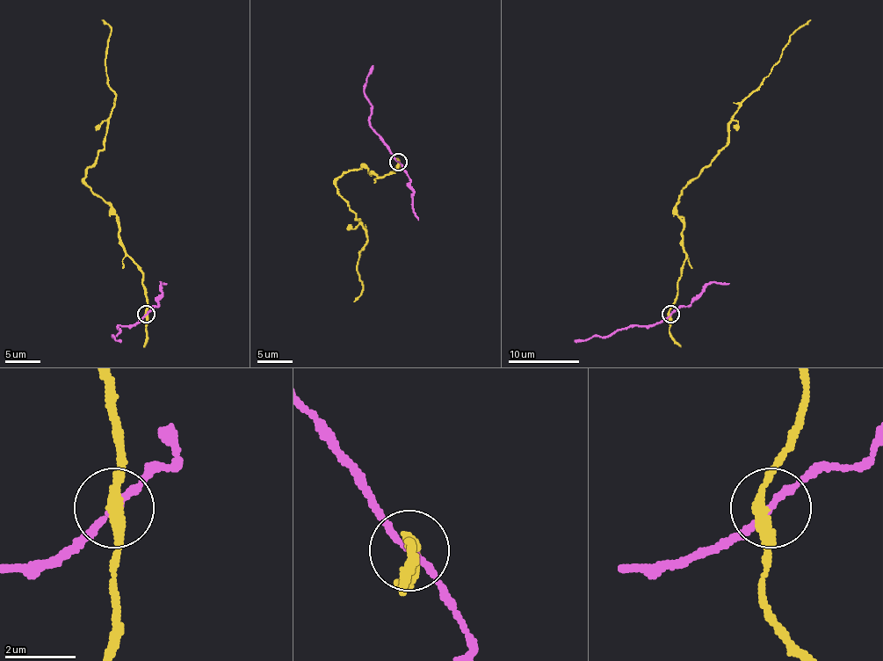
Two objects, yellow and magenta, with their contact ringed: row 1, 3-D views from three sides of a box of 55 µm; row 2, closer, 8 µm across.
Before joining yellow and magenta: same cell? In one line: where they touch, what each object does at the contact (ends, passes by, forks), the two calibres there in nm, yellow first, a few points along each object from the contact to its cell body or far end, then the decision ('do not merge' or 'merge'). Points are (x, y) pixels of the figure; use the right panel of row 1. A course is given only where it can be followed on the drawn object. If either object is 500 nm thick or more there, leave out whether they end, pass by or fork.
place (670, 314); yellow passes by; magenta passes by; calibres 280 and 170 nm; course yellow (670, 315), (686, 256), (676, 208), (681, 191), (725, 147), (730, 119), (792, 33), (810, 19); course magenta (670, 315), (653, 325), (630, 327), (614, 330), (606, 336), (592, 336), (575, 341); do not merge

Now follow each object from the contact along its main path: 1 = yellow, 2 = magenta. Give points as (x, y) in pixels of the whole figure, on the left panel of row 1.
1: (148, 315), (142, 271), (125, 249), (112, 208), (83, 182), (115, 97), (104, 58), (110, 28), (101, 19)
2: (146, 315), (135, 325), (117, 327), (119, 330), (112, 336), (120, 341)

